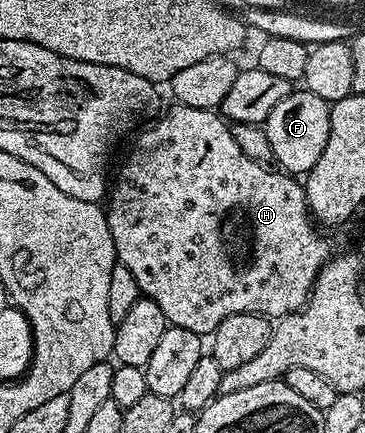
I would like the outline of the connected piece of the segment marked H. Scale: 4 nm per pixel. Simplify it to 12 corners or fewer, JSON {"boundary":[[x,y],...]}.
{"boundary":[[215,110],[143,128],[104,212],[170,325],[277,319],[332,256]]}

